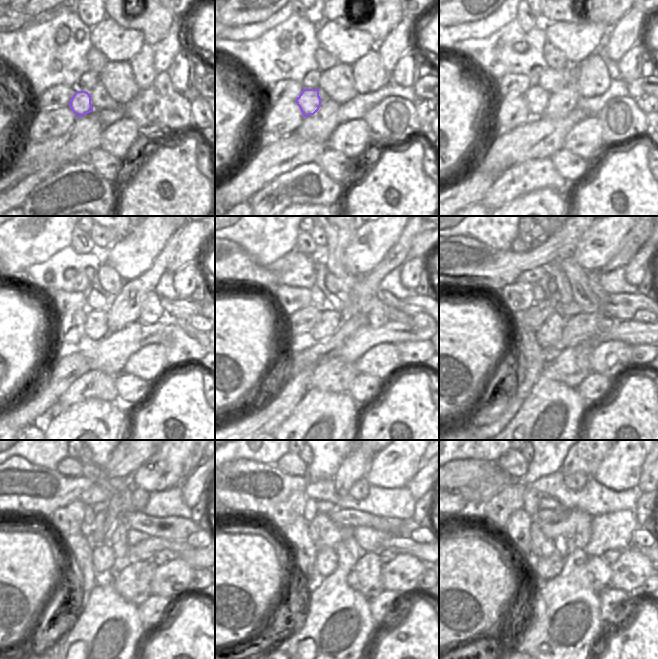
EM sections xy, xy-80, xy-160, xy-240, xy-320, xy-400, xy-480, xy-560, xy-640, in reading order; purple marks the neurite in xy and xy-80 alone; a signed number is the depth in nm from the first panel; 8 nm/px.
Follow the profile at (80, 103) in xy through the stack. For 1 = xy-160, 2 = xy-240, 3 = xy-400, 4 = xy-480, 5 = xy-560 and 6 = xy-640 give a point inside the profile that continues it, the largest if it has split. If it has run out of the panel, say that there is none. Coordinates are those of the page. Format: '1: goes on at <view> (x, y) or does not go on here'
1: goes on at xy-160 (537, 98)
2: goes on at xy-240 (96, 328)
3: goes on at xy-400 (549, 333)
4: goes on at xy-480 (103, 558)
5: goes on at xy-560 (326, 560)
6: goes on at xy-640 (546, 568)

